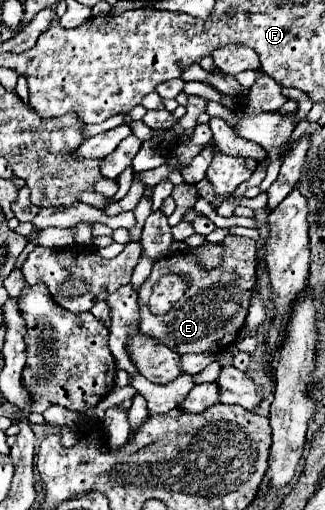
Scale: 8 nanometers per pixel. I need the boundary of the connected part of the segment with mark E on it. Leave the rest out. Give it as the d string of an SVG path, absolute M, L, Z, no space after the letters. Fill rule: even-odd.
M227 236L223 242L223 260L217 268L203 268L199 266L193 252L183 256L171 256L161 258L153 264L153 272L145 286L139 290L139 330L143 334L149 334L165 346L169 346L177 354L189 354L189 352L221 352L227 350L235 340L239 330L245 324L249 298L253 294L253 286L257 282L255 268L257 268L257 244L253 238L241 238L241 236ZM165 274L183 274L191 280L189 290L185 296L173 306L173 310L165 316L155 316L149 312L147 300L149 290L157 284L157 280Z

